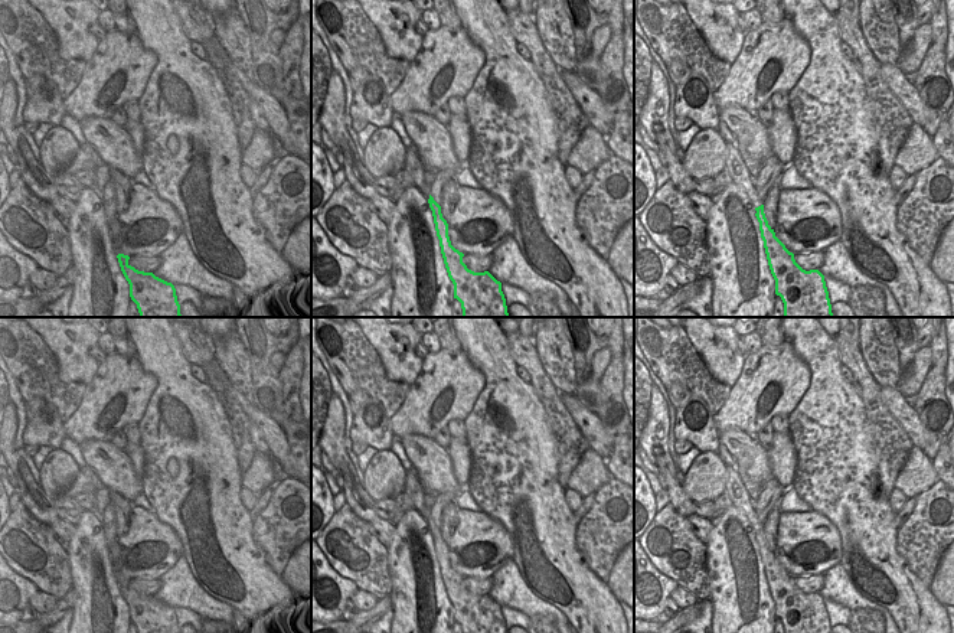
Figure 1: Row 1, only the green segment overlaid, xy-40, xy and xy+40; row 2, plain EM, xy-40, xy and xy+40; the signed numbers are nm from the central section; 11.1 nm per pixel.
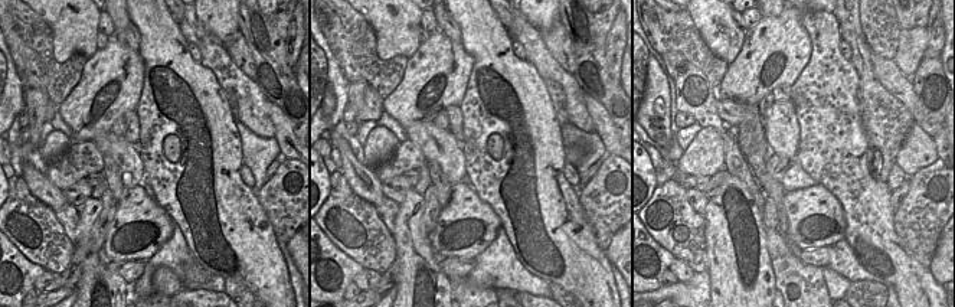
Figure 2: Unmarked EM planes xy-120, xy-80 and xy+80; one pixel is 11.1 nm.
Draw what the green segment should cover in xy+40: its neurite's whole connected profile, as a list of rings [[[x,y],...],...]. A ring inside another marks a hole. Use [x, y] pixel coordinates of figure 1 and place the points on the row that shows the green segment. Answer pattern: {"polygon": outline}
{"polygon": [[[726,143],[725,169],[734,183],[745,189],[755,206],[768,265],[775,280],[775,294],[784,303],[784,317],[833,317],[824,275],[819,270],[803,270],[794,254],[775,236],[736,144]]]}

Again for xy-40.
{"polygon": [[[117,255],[121,271],[130,284],[130,297],[140,317],[182,317],[176,288],[153,273],[138,271],[128,264],[130,257]]]}

